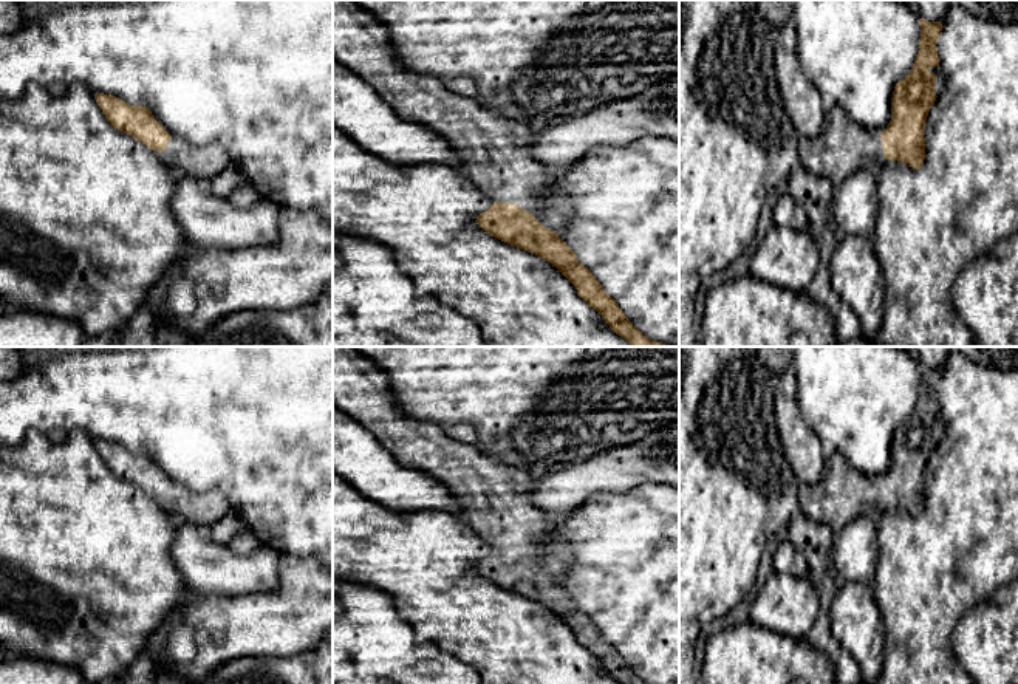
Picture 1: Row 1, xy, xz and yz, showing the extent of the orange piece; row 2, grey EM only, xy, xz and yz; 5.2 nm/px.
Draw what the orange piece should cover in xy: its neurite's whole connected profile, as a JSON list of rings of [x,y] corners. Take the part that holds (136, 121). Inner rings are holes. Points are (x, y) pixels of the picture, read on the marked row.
[[[104,93],[94,94],[94,99],[114,128],[156,150],[178,175],[210,180],[231,162],[229,153],[218,144],[196,147],[172,136],[147,107]]]

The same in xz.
[[[333,0],[333,59],[368,84],[402,121],[433,130],[456,150],[459,172],[494,201],[477,217],[477,224],[483,231],[555,266],[576,286],[577,294],[631,347],[670,347],[644,336],[589,269],[579,263],[574,251],[554,231],[538,223],[543,193],[549,195],[549,203],[560,214],[568,215],[571,210],[565,197],[552,189],[557,180],[552,169],[534,158],[529,150],[535,132],[509,121],[478,99],[450,91],[441,77],[407,68],[393,48],[388,28],[354,0]]]

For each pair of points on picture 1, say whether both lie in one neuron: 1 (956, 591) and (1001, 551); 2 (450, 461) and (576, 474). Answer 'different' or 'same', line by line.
1: same
2: different

